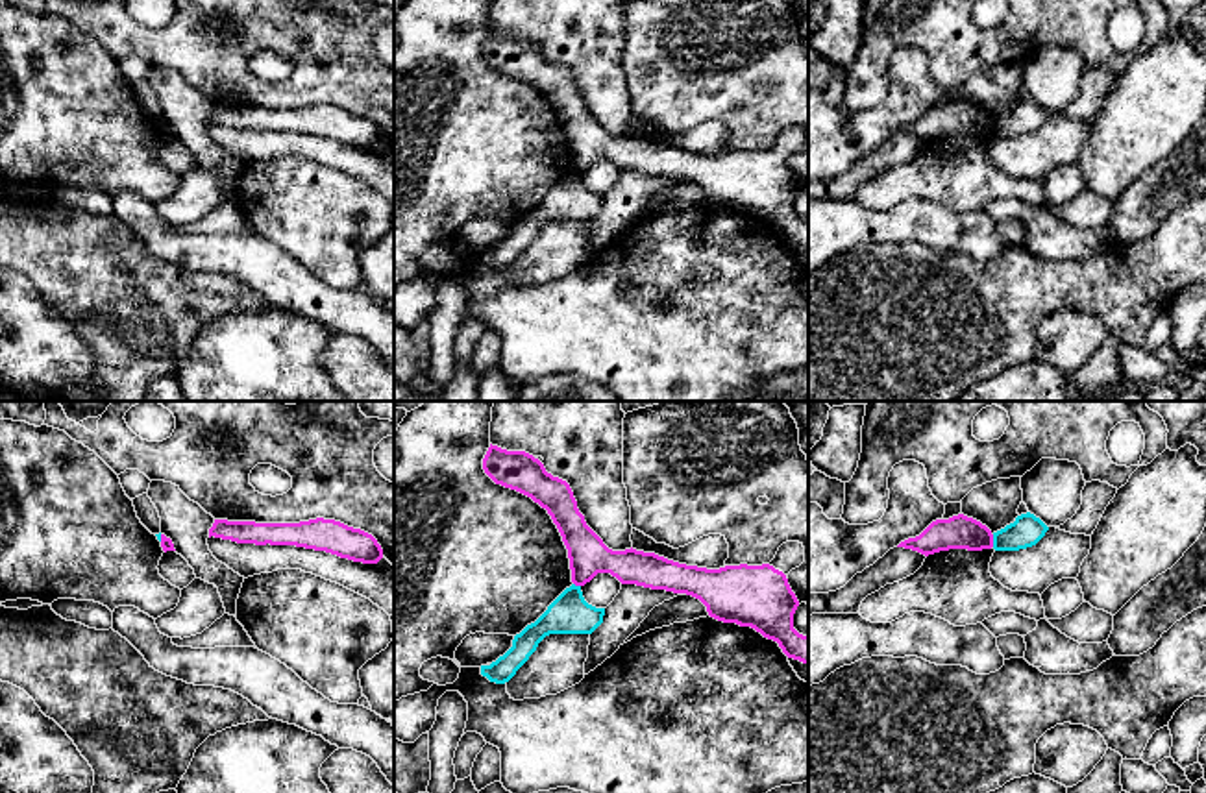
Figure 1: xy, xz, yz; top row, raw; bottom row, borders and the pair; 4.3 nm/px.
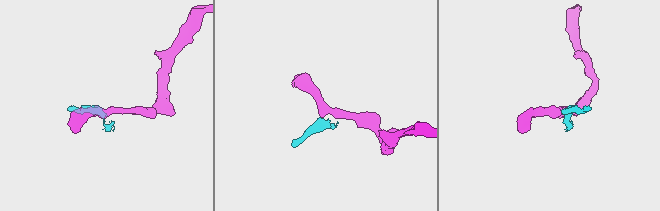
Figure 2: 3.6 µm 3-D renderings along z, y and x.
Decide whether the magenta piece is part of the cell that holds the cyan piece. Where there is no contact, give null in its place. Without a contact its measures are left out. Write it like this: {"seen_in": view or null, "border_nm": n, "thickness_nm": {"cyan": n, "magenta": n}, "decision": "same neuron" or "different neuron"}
{"seen_in": "yz", "border_nm": 60, "thickness_nm": {"cyan": 140, "magenta": 140}, "decision": "different neuron"}

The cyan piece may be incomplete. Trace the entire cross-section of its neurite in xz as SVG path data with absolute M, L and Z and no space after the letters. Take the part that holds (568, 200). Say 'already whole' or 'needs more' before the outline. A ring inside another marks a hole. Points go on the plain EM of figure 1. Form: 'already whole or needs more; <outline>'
already whole; M581 172L566 174L548 196L520 220L512 233L490 251L481 251L481 261L490 268L505 270L536 237L538 229L549 220L592 220L603 209L605 194L588 190Z

